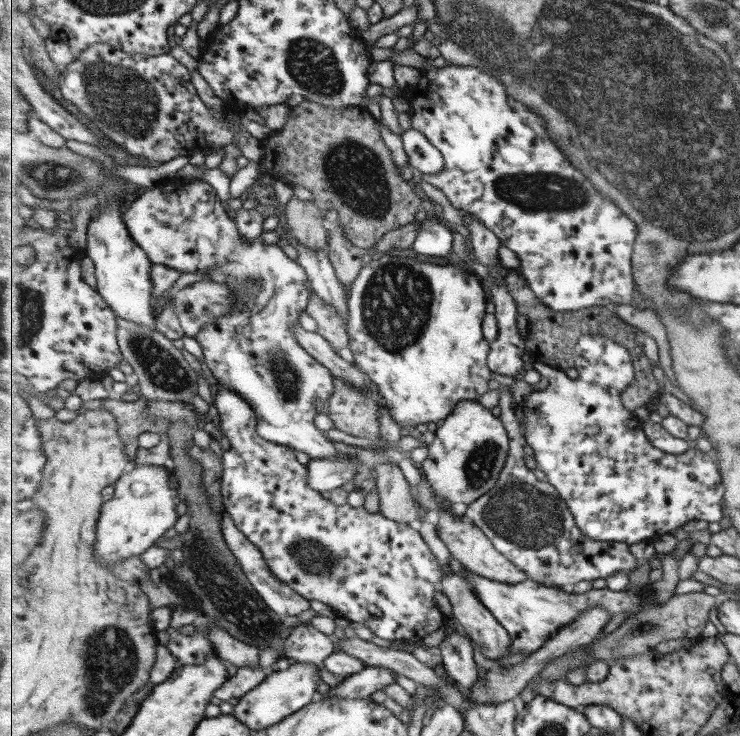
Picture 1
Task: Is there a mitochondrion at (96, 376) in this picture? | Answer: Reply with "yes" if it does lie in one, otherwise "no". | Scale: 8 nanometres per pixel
no

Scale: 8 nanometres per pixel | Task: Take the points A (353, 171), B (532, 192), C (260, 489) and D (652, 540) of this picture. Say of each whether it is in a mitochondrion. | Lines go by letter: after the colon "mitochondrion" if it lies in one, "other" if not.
A: mitochondrion
B: mitochondrion
C: other
D: other

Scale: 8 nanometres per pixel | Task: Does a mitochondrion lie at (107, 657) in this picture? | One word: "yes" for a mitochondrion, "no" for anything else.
yes

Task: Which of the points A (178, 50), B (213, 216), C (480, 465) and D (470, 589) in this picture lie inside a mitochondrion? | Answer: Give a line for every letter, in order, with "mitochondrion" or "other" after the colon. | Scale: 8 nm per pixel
A: other
B: other
C: mitochondrion
D: other

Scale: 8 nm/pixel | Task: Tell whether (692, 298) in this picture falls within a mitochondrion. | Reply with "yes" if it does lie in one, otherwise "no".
no

